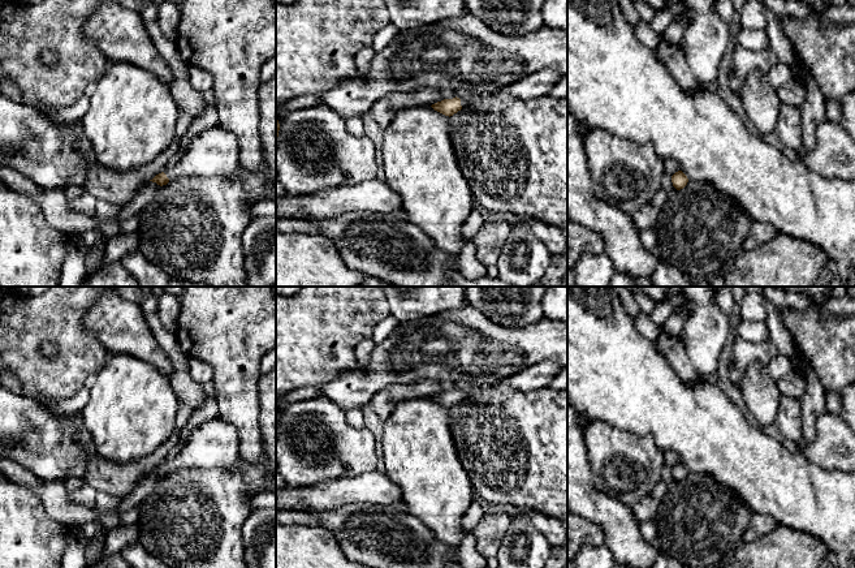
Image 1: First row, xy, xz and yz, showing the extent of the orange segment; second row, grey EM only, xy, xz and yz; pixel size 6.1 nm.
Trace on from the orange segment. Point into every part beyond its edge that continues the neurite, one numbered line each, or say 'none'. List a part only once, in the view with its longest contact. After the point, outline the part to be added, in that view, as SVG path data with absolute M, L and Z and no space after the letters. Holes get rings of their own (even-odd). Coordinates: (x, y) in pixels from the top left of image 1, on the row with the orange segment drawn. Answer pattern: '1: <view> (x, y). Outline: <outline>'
1: xy (214, 153). Outline: M213 126L197 134L176 165L164 173L169 181L180 176L236 180L242 168L237 137L230 130Z

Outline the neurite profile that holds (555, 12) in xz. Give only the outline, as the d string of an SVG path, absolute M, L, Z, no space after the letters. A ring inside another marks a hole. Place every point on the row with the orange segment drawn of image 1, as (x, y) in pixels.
M545 0L541 14L545 27L567 33L567 0Z

